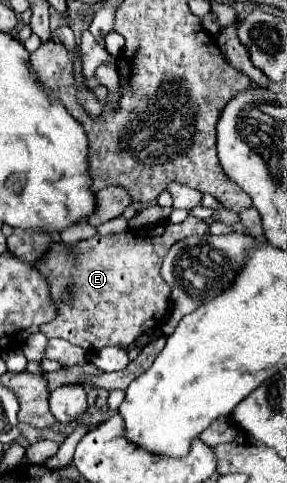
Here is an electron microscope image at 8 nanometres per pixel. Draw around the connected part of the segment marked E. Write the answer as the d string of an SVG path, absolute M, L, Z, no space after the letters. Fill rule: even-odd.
M190 215L184 223L178 223L178 225L158 223L158 227L144 227L138 231L128 229L124 233L108 235L108 237L94 235L90 239L76 243L74 247L68 247L64 241L50 243L50 249L36 263L36 269L46 279L50 297L58 311L52 321L40 327L40 331L48 339L60 337L82 349L102 349L106 345L128 347L130 343L134 343L134 339L140 333L154 329L168 311L170 287L160 277L160 265L170 245L174 245L178 239L184 239L188 235L206 235L206 233L208 233L208 225Z

